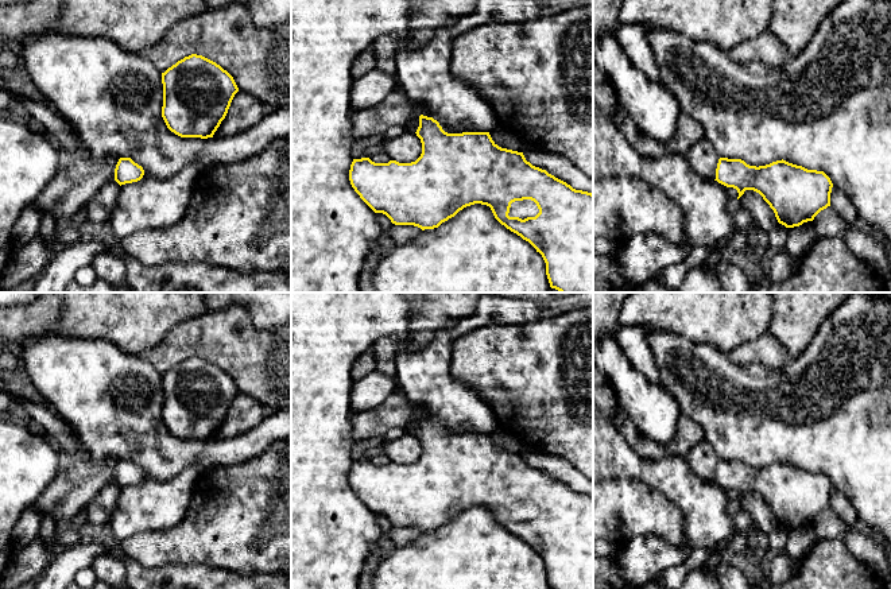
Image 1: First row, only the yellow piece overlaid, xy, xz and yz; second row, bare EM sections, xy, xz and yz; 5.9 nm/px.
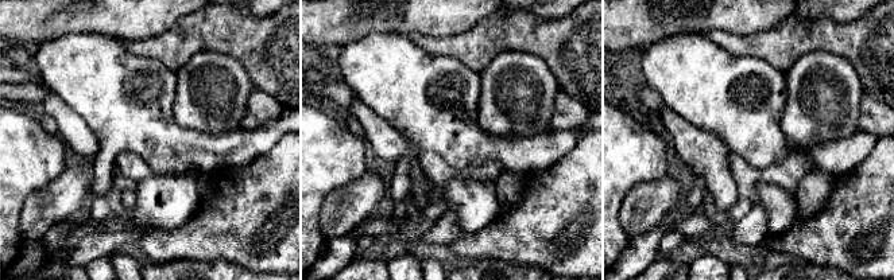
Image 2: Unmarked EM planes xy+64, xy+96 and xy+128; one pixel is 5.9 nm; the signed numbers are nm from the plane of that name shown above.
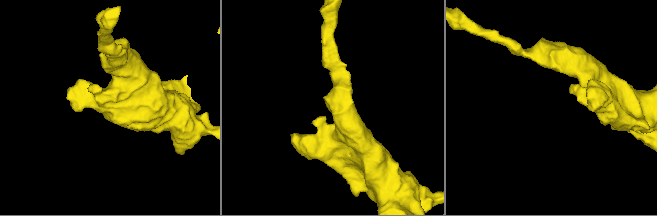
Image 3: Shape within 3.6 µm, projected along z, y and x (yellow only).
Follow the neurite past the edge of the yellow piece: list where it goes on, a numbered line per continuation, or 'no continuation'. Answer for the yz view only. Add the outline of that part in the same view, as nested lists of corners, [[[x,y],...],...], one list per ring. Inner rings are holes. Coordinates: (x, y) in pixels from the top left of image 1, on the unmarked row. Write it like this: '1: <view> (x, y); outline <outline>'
no continuation

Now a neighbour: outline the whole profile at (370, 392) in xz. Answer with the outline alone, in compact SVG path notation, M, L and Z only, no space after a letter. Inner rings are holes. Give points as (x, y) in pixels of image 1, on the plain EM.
M373 369L364 379L353 384L350 398L353 414L371 411L381 406L398 390L399 385L395 379Z

